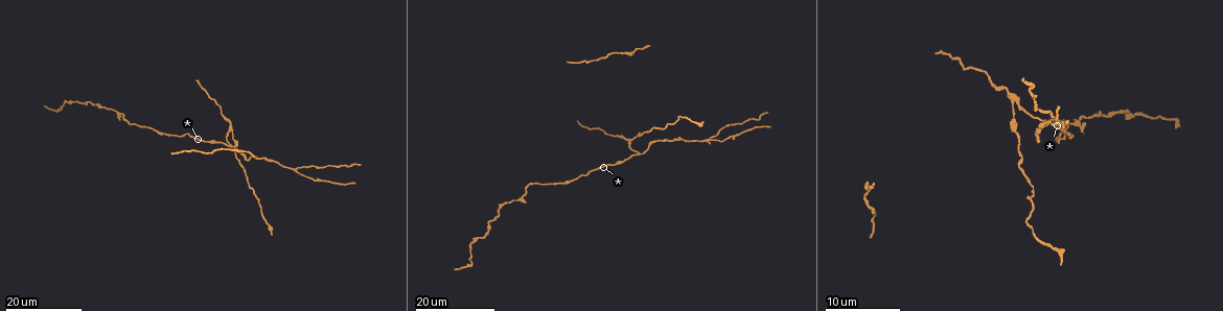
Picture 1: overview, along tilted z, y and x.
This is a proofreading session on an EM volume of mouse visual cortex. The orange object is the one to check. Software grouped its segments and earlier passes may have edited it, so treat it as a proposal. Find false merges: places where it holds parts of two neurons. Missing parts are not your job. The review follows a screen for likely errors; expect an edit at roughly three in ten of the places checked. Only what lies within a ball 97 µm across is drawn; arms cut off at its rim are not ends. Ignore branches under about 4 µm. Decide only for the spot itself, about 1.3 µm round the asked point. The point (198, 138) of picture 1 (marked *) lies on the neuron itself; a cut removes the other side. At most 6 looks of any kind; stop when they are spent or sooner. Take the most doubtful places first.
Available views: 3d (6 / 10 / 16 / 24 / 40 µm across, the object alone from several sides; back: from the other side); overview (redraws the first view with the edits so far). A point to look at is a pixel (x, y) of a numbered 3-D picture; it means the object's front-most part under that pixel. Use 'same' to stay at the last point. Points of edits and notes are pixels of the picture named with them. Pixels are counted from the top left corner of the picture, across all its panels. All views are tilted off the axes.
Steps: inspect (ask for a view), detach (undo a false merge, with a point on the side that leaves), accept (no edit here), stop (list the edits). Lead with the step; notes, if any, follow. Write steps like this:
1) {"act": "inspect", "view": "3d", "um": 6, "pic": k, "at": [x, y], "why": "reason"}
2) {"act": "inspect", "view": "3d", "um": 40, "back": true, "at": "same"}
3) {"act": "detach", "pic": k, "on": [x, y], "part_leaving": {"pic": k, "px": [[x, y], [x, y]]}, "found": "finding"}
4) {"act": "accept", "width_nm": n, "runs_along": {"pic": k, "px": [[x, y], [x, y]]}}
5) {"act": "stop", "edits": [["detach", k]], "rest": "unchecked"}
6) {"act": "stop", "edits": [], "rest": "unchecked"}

{"act": "inspect", "view": "3d", "um": 16, "pic": 1, "at": [233, 128], "why": "looks like a crossing"}

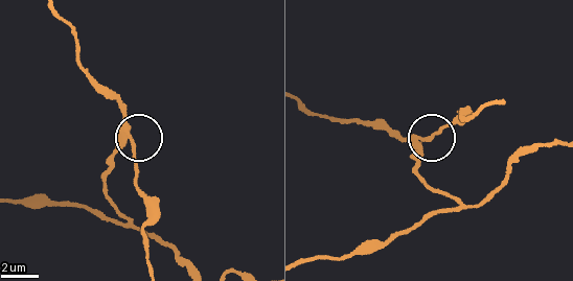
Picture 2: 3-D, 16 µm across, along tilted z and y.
{"act": "inspect", "view": "3d", "um": 10, "pic": 2, "at": [422, 138], "why": "closer look"}

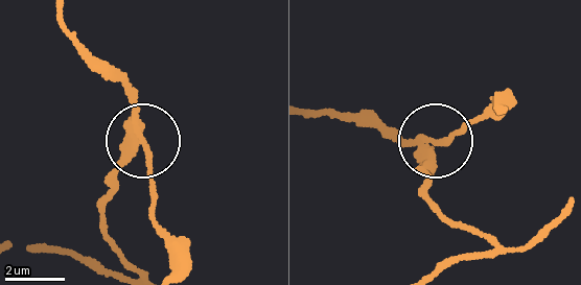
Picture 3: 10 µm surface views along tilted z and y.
{"act": "inspect", "view": "3d", "um": 10, "back": true, "pic": 3, "at": [143, 143]}

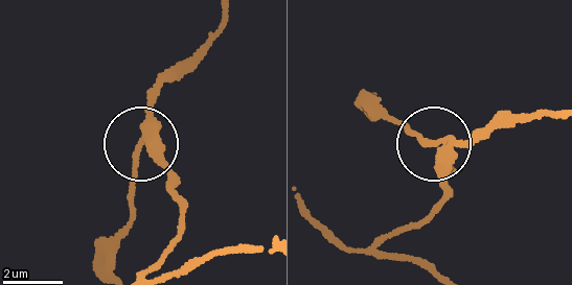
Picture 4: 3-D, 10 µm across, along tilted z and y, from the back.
{"act": "detach", "pic": 4, "on": [156, 79], "found": "a second neuron is stuck on"}

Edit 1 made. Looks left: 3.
{"act": "inspect", "view": "3d", "um": 16, "pic": 1, "at": [640, 153], "why": "arms part here"}

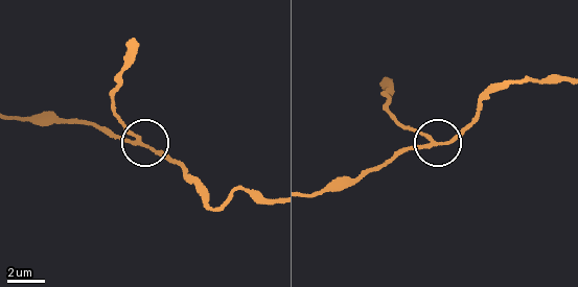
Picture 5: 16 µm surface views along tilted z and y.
{"act": "inspect", "view": "3d", "um": 10, "pic": 5, "at": [430, 140]}

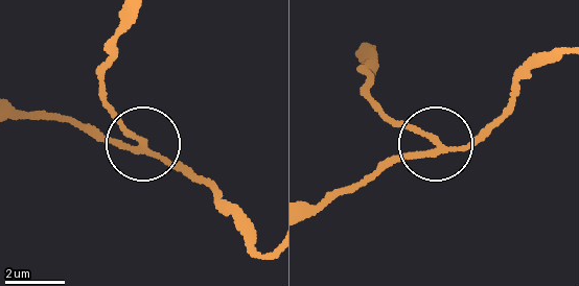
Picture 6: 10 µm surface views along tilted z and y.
{"act": "accept", "width_nm": 160, "runs_along": {"pic": 6, "px": [[311, 216], [393, 164], [433, 147], [465, 147], [508, 108]]}, "found": "all the same neuron"}

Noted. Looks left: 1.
{"act": "stop", "edits": [["detach", 4]], "rest": "unchecked"}

